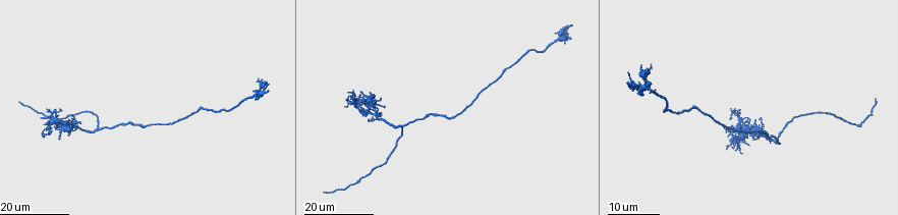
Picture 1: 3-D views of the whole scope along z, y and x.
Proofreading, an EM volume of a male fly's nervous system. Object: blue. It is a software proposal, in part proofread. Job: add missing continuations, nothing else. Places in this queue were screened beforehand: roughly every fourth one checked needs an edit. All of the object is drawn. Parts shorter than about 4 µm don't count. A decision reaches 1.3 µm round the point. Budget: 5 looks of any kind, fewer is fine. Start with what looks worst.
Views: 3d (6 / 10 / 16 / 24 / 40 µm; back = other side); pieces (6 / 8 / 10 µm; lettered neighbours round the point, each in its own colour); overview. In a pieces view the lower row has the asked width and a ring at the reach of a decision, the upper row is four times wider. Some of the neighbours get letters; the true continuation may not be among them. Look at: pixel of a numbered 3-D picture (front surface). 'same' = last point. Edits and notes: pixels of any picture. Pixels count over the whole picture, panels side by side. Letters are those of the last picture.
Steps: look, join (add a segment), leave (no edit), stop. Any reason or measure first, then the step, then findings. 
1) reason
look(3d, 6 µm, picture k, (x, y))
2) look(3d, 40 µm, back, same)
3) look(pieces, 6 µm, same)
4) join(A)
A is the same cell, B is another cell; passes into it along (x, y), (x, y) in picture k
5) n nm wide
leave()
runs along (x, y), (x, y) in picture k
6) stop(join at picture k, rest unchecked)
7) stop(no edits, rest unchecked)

end of a long branch
look(3d, 24 µm, picture 1, (323, 191))

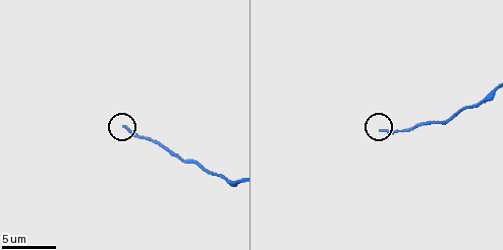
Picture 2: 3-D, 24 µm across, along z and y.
see the neighbours
look(pieces, 6 µm, picture 2, (123, 125))

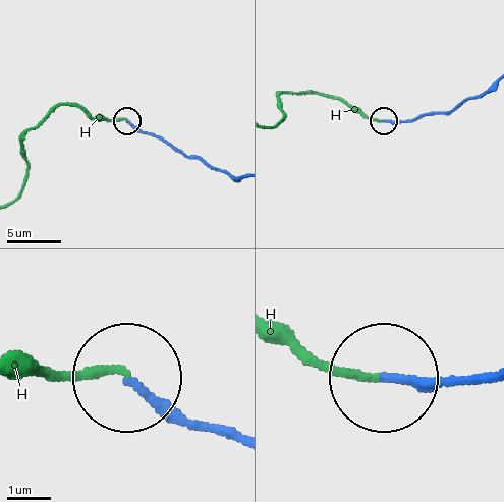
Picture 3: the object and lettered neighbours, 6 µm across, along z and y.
180 nm wide
join(H)
H is the same cell; passes into it along (231, 439), (176, 421), (110, 370), (22, 370) in picture 3; it goes on there

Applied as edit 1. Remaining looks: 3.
thin end
look(3d, 16 µm, picture 1, (58, 140))

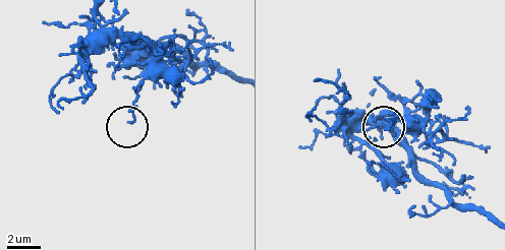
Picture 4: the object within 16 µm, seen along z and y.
see the neighbours
look(pieces, 6 µm, picture 4, (129, 122))

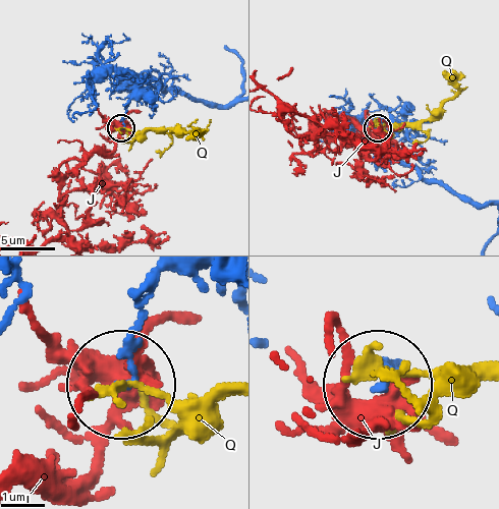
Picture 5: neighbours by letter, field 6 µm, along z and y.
leave()
J and Q are other cells; no lettered segment goes on from it

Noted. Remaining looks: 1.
stop(join at picture 3, rest unchecked)

